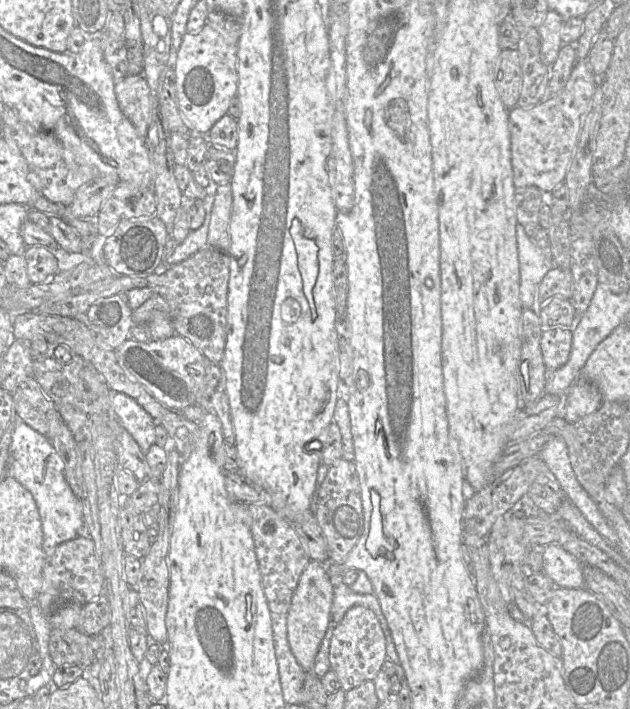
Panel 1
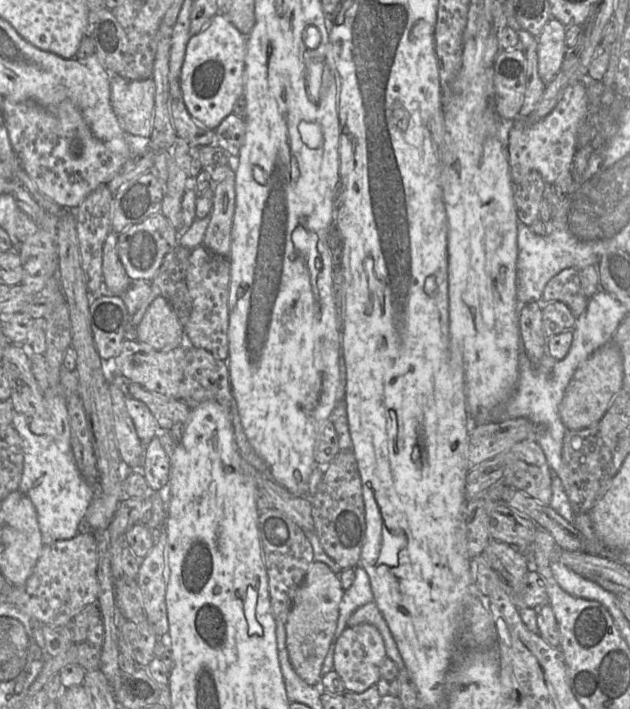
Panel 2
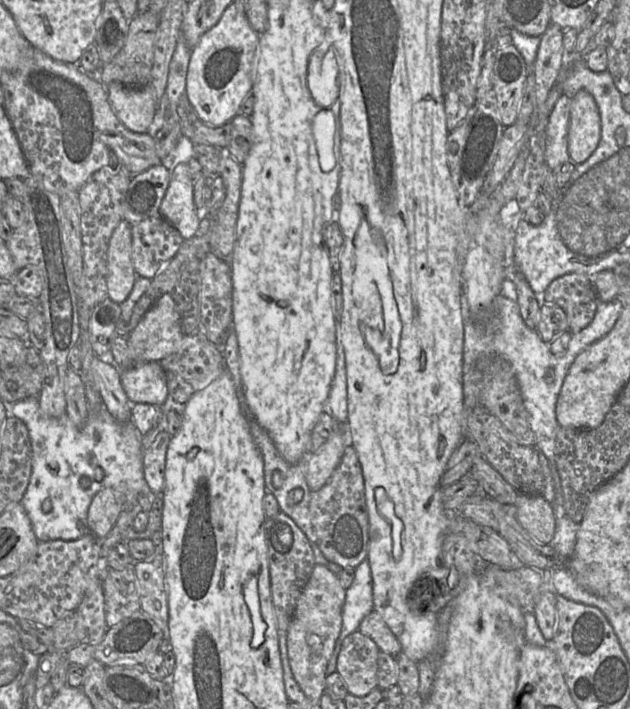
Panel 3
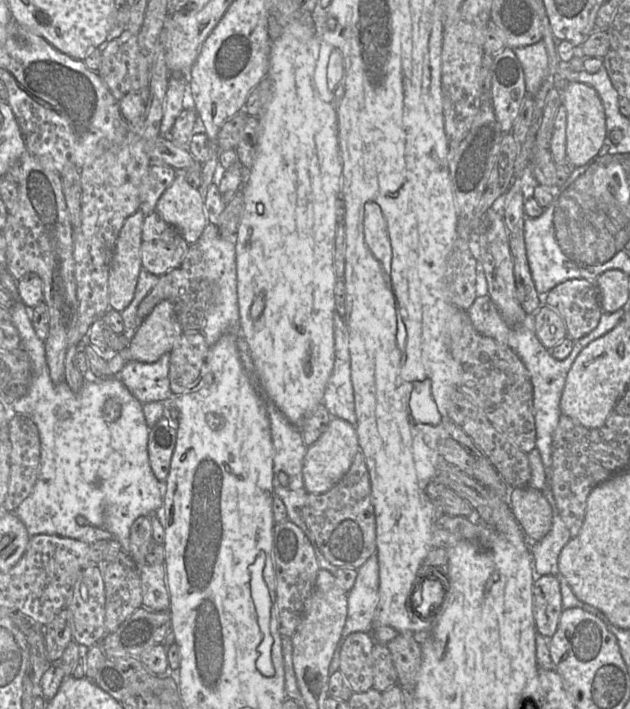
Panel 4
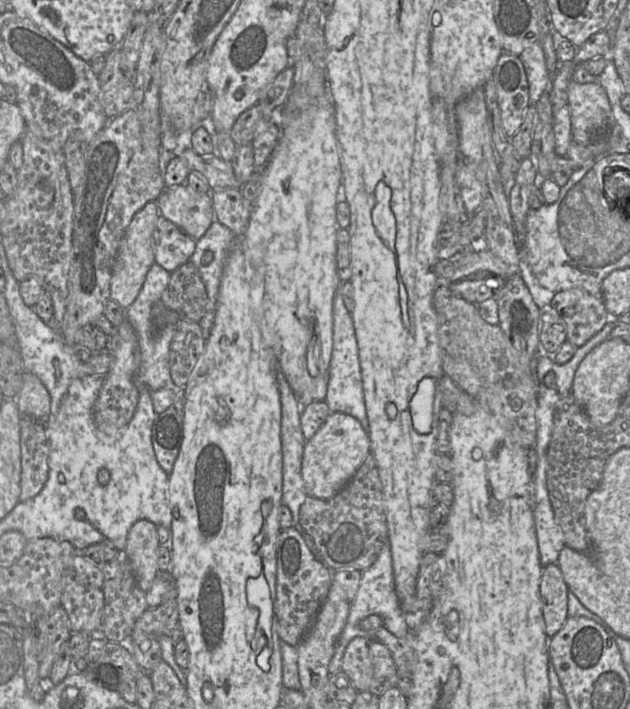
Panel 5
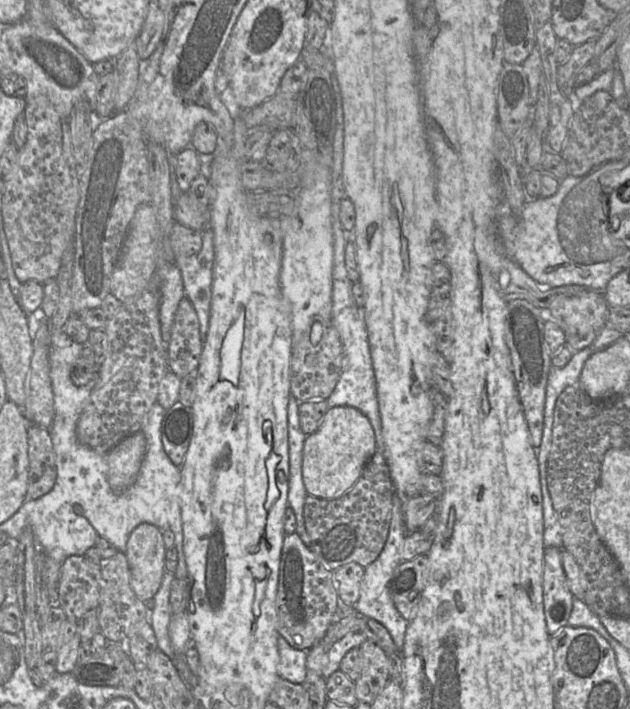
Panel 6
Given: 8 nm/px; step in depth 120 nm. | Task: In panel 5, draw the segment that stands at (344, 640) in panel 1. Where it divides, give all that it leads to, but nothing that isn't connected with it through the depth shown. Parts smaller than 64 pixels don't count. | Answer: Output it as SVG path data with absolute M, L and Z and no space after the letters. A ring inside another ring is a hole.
M364 637L353 638L342 658L341 671L349 677L358 692L368 691L373 677L369 642L370 640Z

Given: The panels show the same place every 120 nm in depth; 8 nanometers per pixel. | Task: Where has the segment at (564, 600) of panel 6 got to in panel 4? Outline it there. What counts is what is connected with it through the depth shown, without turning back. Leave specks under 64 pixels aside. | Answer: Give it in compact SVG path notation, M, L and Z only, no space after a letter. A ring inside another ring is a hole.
M558 575L537 576L532 592L536 630L549 641L557 630L563 611Z

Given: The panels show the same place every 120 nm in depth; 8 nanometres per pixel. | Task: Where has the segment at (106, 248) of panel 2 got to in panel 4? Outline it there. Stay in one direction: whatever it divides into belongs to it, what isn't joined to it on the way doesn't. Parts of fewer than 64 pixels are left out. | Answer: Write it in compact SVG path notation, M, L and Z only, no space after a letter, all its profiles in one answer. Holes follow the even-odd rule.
M137 211L129 216L116 241L109 272L109 304L118 312L126 309L135 295L142 269L141 242L145 214Z

